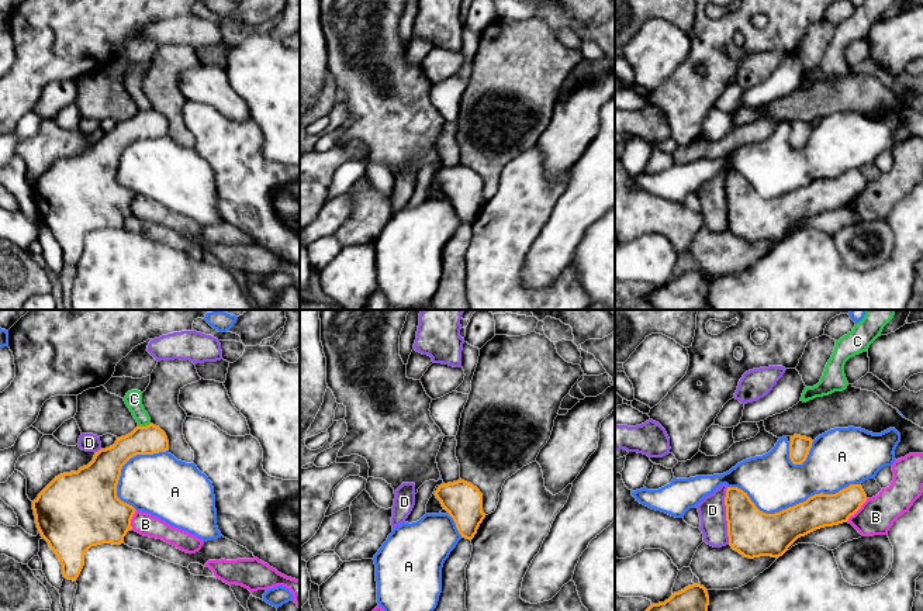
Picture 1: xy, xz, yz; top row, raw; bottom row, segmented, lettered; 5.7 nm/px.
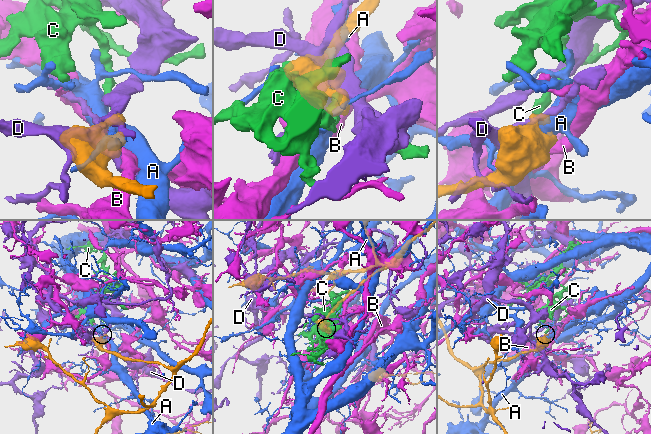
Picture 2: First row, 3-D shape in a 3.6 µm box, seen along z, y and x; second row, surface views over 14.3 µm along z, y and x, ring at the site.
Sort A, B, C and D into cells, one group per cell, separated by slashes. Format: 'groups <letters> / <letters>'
groups A / B / C / D

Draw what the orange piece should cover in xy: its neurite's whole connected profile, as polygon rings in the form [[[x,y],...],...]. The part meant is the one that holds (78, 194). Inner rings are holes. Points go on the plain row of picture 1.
[[[138,110],[131,118],[117,122],[113,131],[96,137],[87,151],[55,162],[32,186],[37,213],[59,244],[65,263],[77,265],[84,251],[84,239],[91,231],[121,229],[132,214],[131,204],[136,194],[117,182],[122,151],[136,139],[153,139],[167,134],[167,121],[159,111]]]

